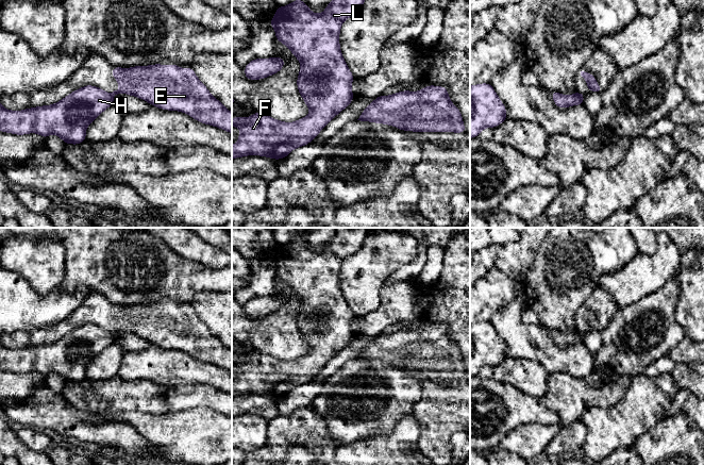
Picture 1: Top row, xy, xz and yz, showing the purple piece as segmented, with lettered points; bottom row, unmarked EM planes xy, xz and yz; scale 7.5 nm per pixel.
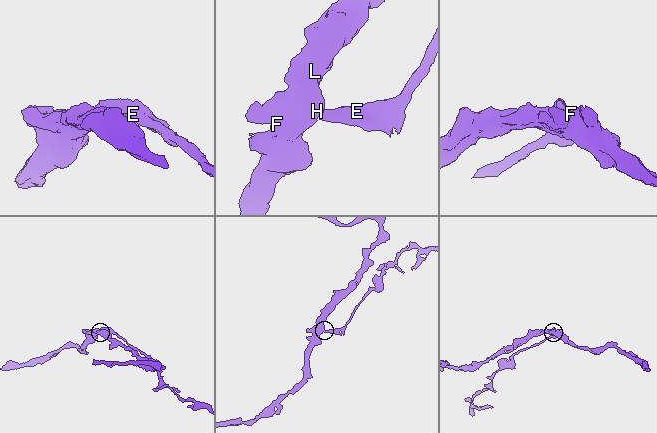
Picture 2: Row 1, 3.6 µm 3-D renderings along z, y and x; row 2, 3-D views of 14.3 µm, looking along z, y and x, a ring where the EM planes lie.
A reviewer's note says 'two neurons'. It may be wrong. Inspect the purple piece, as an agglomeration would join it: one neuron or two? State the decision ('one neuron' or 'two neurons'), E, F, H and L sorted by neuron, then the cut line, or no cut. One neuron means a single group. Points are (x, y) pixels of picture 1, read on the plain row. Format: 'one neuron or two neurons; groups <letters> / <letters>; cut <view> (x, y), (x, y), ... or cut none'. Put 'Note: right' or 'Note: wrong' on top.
Note: right
two neurons; groups E / F H L; cut yz (581, 331), (583, 333)

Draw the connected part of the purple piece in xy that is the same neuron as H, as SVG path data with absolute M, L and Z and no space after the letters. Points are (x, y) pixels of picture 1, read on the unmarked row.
M85 323L50 344L11 349L0 342L0 369L15 373L37 371L45 378L55 372L65 382L79 383L86 379L86 366L113 343L114 334L94 323Z

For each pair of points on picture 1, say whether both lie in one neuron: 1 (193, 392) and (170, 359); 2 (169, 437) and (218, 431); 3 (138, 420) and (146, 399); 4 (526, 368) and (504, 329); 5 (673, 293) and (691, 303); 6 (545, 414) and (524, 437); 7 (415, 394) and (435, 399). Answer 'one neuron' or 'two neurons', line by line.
1: two neurons
2: one neuron
3: two neurons
4: two neurons
5: two neurons
6: two neurons
7: two neurons

